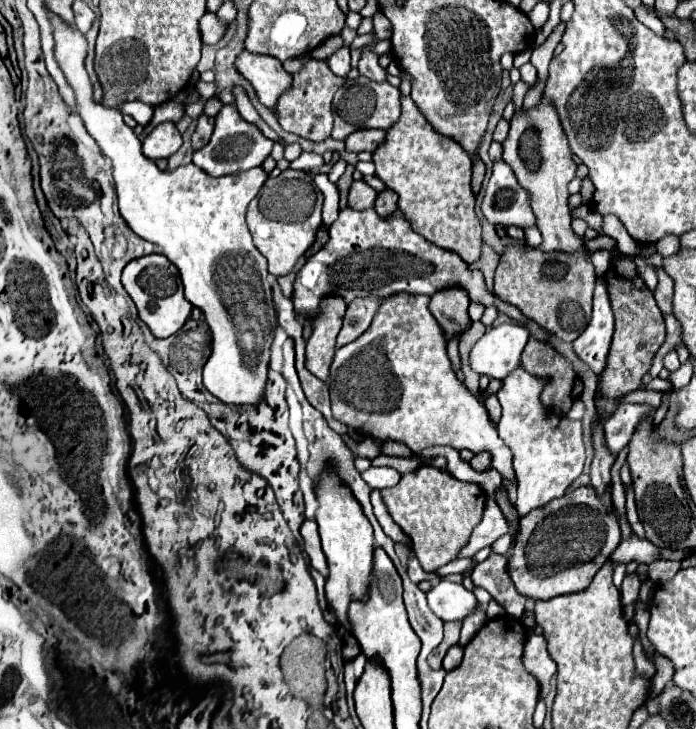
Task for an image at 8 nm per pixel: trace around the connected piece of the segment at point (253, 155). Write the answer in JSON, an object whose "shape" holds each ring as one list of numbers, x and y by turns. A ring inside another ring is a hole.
{"shape":[[224,104,214,120,216,120,216,124,214,124,214,134,212,134,210,142,202,150,194,152,194,164,200,166,206,174,210,174,210,176,236,174,236,172,242,172,242,170,262,166,262,162,270,156,274,142,268,140,256,124,246,122,238,114,236,106]]}

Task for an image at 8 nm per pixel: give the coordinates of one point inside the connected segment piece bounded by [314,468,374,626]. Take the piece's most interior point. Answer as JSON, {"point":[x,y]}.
{"point":[347,539]}

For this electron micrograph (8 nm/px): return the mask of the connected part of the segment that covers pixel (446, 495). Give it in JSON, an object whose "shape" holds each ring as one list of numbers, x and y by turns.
{"shape":[[420,466,420,468,416,468,416,472,404,474,396,486,384,488,384,490,380,490,380,494,382,494,382,500,384,500,392,520,410,536,412,550,414,550,420,566,426,572,436,572,440,566,456,560,456,556,460,554,460,548,464,548,464,544,468,544,474,526,480,522,484,502,486,502,486,494,482,492,482,488,478,484,460,482,454,476,450,476,446,470,438,470,434,466]]}

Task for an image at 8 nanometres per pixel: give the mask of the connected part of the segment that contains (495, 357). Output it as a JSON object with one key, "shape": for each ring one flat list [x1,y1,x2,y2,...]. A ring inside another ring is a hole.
{"shape":[[502,324,486,330,472,348,472,370,488,378,504,380,520,366,520,356,528,338,528,330,518,324]]}

